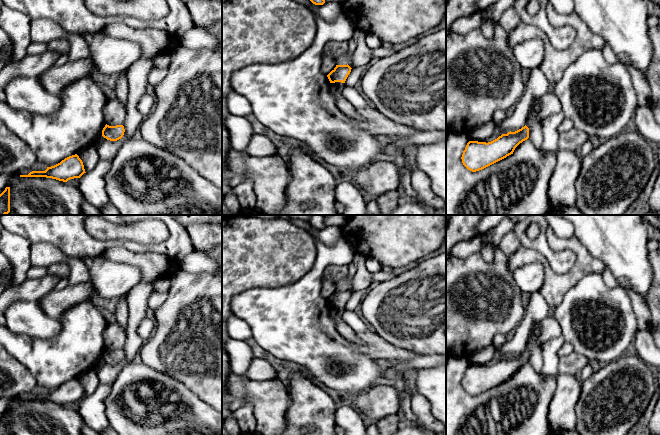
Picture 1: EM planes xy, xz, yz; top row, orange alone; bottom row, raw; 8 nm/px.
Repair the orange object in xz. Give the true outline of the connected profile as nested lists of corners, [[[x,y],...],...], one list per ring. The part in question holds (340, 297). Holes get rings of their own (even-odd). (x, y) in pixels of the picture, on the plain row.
[[[348,288],[336,289],[336,291],[327,299],[331,307],[330,317],[335,323],[337,332],[343,339],[362,345],[362,340],[357,338],[355,332],[342,320],[344,307],[351,296],[351,293],[352,292]]]

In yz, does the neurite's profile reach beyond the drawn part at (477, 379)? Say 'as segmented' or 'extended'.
as segmented

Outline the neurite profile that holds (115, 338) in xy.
[[[117,321],[108,324],[103,333],[103,337],[106,348],[109,350],[123,349],[125,347],[126,333]]]

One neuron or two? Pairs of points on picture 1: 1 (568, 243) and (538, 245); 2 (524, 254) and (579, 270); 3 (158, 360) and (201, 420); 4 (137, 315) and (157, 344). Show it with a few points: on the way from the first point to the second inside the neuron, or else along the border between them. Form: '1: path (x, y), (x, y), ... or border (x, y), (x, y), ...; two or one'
1: border (548, 241), (554, 248), (567, 248), (572, 251); two
2: path (538, 257), (556, 278), (565, 278); one
3: border (147, 366), (168, 374), (189, 388); two
4: border (144, 342), (137, 358); two

